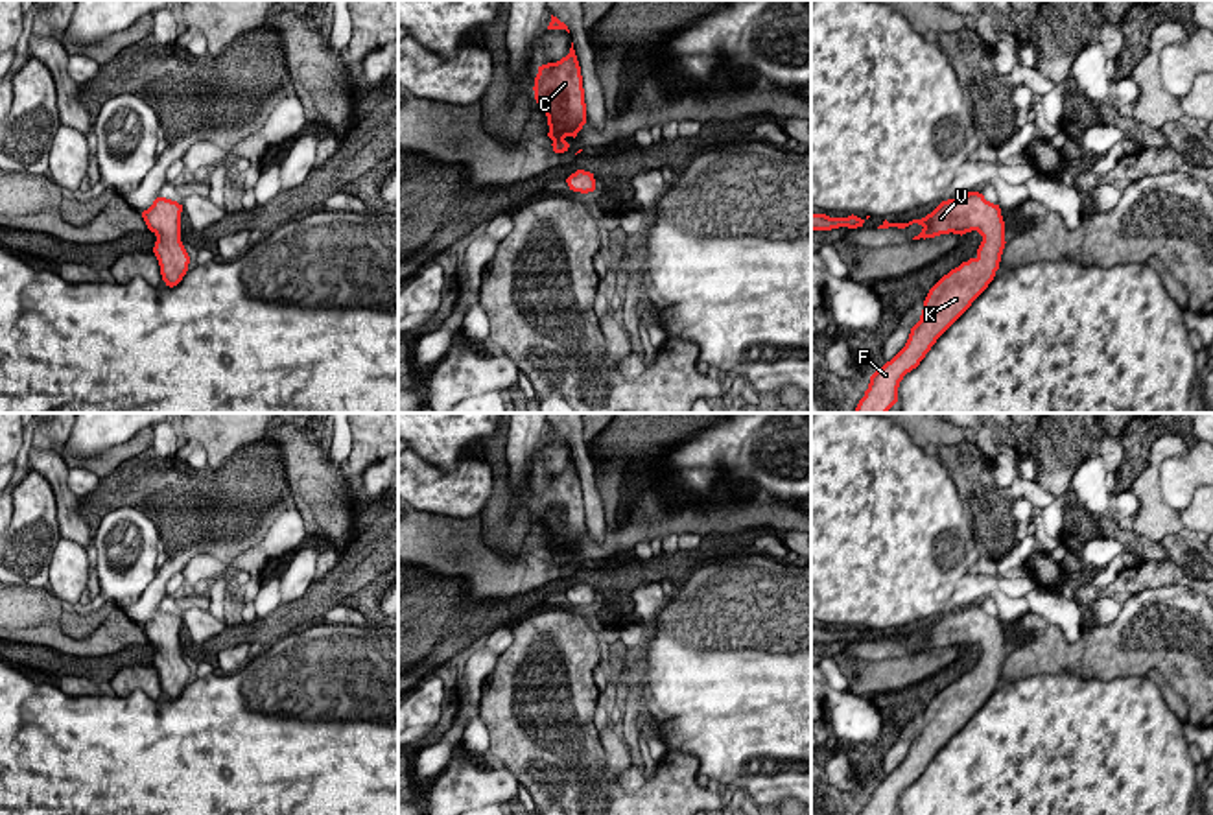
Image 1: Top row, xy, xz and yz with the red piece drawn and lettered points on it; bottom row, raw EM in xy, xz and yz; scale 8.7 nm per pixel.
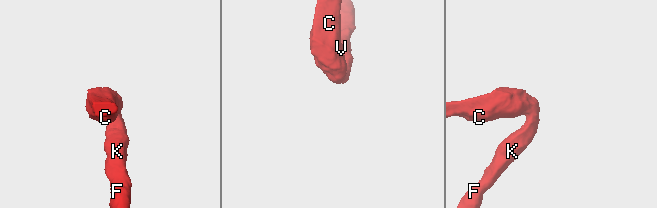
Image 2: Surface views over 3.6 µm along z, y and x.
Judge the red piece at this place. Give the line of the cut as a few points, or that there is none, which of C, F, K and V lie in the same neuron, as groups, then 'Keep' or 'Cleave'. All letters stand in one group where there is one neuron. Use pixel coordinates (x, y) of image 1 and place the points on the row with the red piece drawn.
No split. Groups: C F K V. Keep

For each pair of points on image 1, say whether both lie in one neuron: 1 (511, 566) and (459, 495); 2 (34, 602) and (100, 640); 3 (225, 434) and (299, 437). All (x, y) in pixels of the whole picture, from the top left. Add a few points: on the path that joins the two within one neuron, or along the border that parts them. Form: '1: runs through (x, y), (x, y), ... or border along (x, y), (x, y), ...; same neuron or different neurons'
1: border along (432, 511), (454, 517), (478, 517); different neurons
2: runs through (41, 620), (65, 644), (82, 646); same neuron
3: border along (240, 454), (227, 458); different neurons

